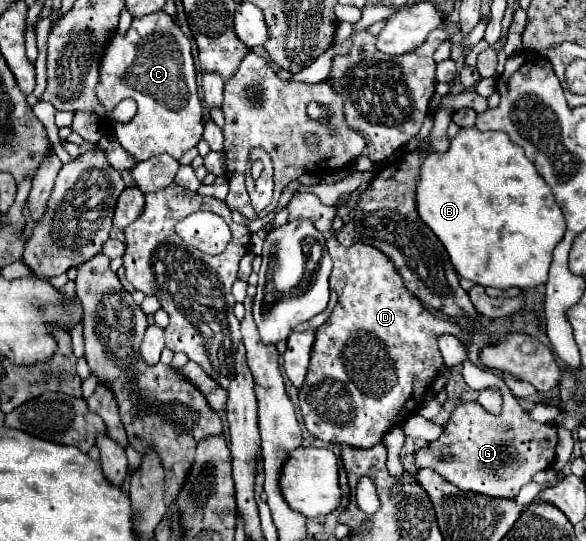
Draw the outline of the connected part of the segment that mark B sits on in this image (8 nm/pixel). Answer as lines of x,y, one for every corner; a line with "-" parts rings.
475,126
461,128
451,140
449,150
429,152
419,170
415,204
419,218
443,242
461,278
501,290
511,286
525,290
547,282
551,252
565,232
565,218
533,162
525,156
523,148
505,136
505,132
479,132

